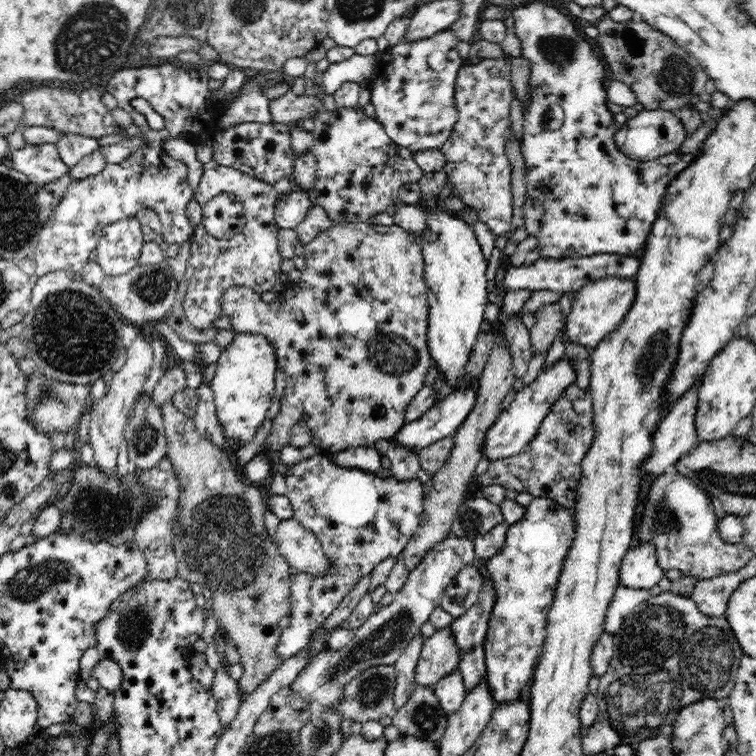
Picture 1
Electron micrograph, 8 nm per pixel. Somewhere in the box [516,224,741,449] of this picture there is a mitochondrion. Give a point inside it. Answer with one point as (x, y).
(658, 345)

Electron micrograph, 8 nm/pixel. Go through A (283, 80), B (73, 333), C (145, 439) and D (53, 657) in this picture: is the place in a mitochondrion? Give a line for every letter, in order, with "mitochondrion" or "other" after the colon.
A: other
B: mitochondrion
C: mitochondrion
D: other

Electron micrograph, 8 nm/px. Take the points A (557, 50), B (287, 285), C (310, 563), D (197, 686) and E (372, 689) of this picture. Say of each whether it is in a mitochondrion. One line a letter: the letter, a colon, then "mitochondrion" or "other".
A: mitochondrion
B: other
C: other
D: other
E: mitochondrion

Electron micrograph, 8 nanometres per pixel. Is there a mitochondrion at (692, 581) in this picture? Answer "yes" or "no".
no

